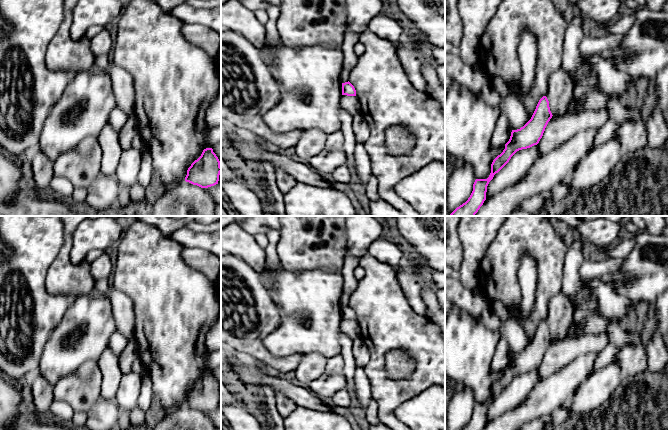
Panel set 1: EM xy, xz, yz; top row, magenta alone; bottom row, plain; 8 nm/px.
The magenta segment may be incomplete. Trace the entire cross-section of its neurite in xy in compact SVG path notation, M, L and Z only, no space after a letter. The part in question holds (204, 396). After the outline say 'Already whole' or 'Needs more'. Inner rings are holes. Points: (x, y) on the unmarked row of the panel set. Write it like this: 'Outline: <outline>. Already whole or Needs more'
Outline: M206 372L188 392L185 405L201 412L208 412L218 408L220 397L218 381L212 372Z. Already whole

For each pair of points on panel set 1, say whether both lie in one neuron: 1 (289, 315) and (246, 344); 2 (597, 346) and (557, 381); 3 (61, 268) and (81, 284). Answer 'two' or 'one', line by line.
1: two
2: two
3: one

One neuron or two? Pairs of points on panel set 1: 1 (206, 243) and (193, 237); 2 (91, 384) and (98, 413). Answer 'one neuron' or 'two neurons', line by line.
1: one neuron
2: two neurons

